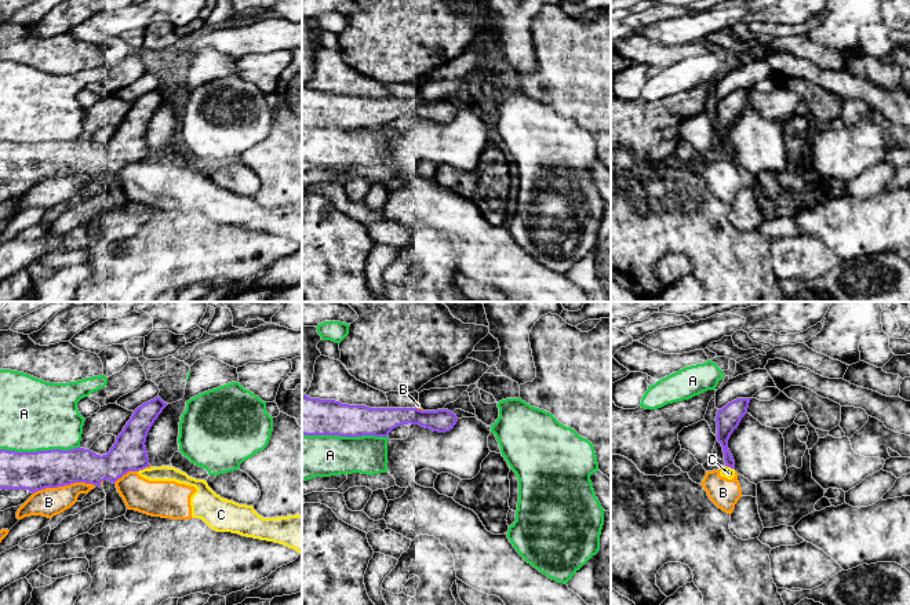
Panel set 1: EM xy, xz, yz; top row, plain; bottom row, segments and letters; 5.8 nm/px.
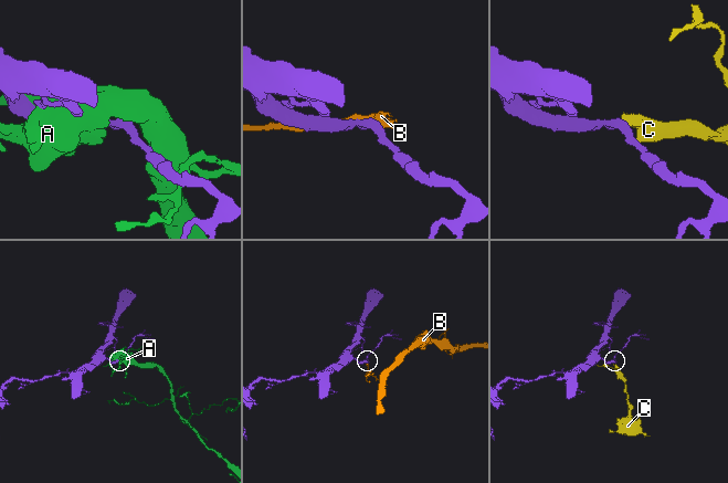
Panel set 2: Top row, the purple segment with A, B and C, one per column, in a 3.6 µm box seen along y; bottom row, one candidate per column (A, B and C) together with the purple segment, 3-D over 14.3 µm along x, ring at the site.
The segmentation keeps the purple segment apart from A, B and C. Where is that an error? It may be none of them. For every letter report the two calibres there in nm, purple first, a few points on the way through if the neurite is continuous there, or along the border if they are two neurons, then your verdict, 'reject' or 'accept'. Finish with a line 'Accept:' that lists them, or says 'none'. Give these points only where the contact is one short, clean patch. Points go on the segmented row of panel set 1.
A: calibres 220 and 260 nm; reject
B: calibres 220 and 170 nm; reject
C: calibres 200 and 90 nm; border xy (146, 466), (138, 472); reject
Accept: none

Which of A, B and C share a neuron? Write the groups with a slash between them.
A / B C

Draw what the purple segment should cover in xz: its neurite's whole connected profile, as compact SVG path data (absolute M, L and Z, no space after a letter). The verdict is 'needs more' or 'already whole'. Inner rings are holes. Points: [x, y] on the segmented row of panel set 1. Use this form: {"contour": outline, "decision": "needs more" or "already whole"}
{"contour": "M302 394L302 434L339 437L387 437L403 424L419 424L433 431L454 429L458 418L448 409L370 408Z", "decision": "already whole"}

